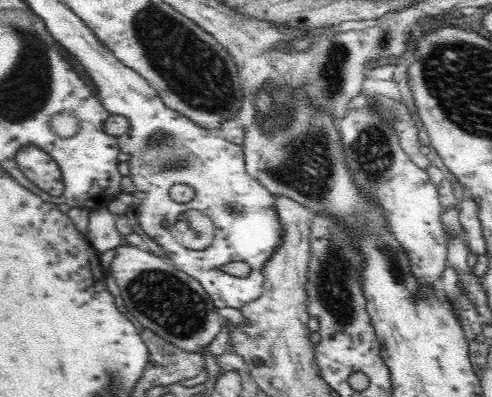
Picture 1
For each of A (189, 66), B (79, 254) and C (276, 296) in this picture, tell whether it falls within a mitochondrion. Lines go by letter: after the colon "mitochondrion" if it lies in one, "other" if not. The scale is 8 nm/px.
A: mitochondrion
B: other
C: other

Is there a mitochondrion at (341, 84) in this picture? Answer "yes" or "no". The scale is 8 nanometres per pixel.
yes

